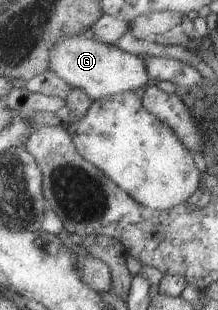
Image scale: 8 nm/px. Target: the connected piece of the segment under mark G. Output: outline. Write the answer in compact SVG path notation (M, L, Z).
M82 33L56 40L48 50L48 69L60 76L65 84L84 92L91 102L109 95L134 92L150 83L142 59L128 54L114 45L84 37Z

